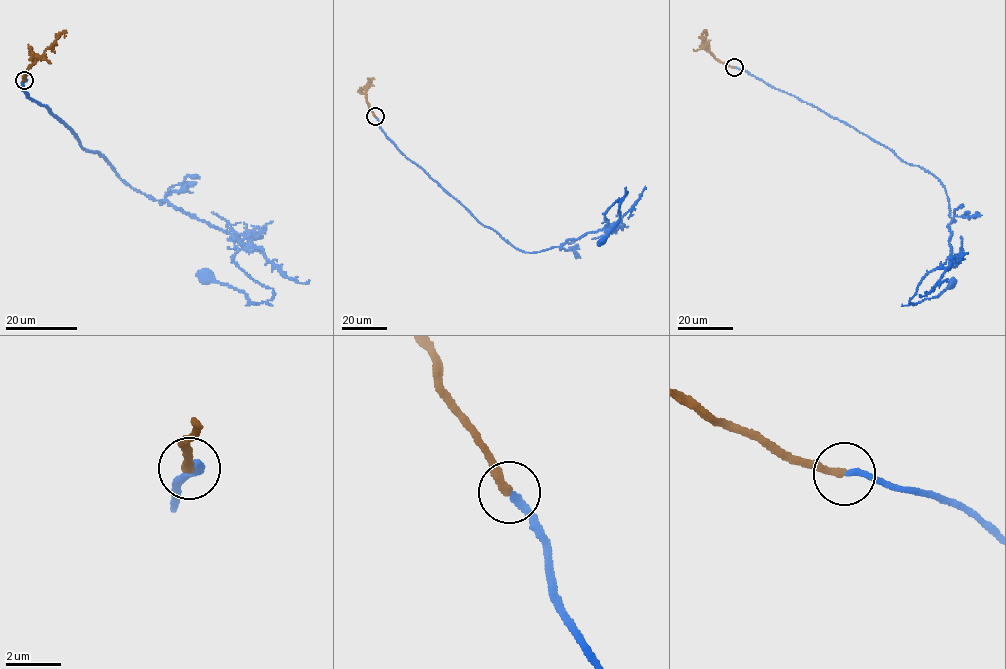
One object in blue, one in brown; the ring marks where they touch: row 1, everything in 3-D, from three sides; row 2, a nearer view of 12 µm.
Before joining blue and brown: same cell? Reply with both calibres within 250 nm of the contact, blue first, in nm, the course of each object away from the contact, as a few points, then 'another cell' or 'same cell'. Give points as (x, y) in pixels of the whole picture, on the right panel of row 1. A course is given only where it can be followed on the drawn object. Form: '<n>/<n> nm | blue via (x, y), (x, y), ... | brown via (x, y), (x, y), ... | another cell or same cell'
240/280 nm | blue via (733, 67), (937, 178), (952, 218), (952, 250), (909, 301), (936, 297), (954, 280) | brown via (733, 67), (717, 60), (704, 47), (702, 34), (705, 30), (706, 35) | same cell

